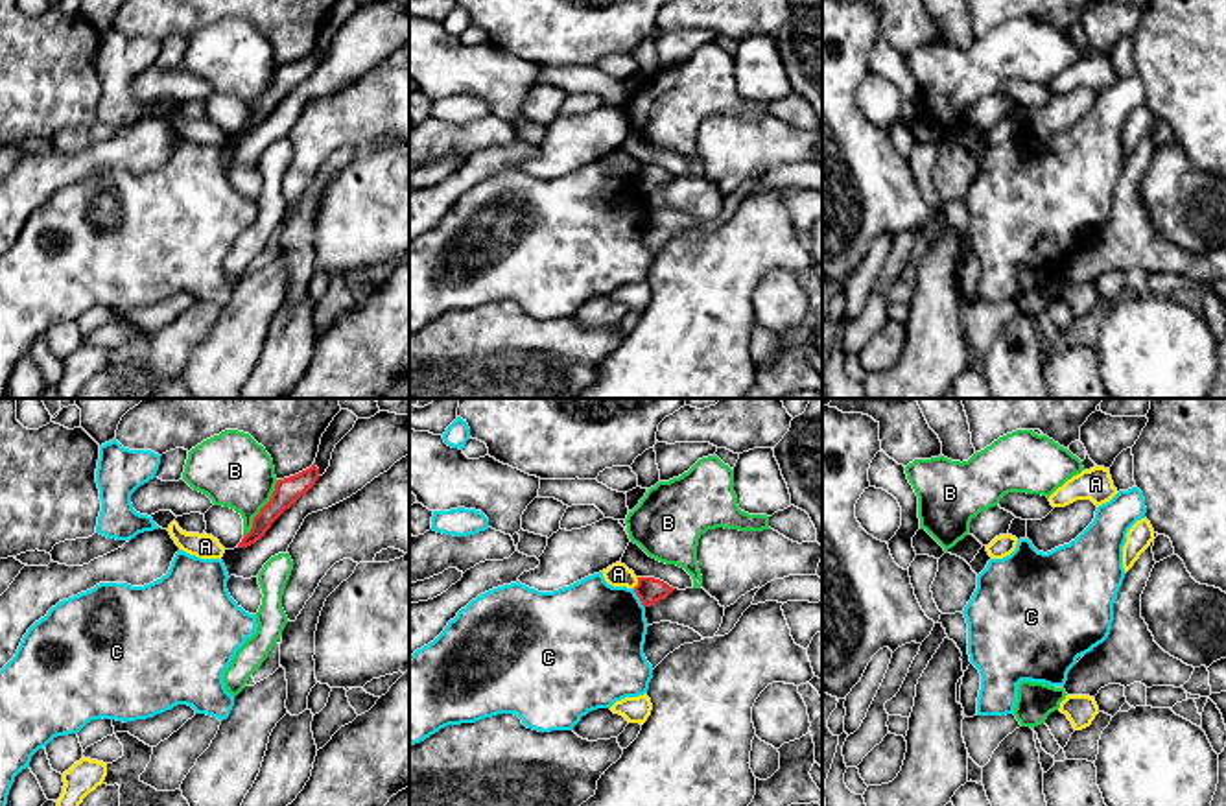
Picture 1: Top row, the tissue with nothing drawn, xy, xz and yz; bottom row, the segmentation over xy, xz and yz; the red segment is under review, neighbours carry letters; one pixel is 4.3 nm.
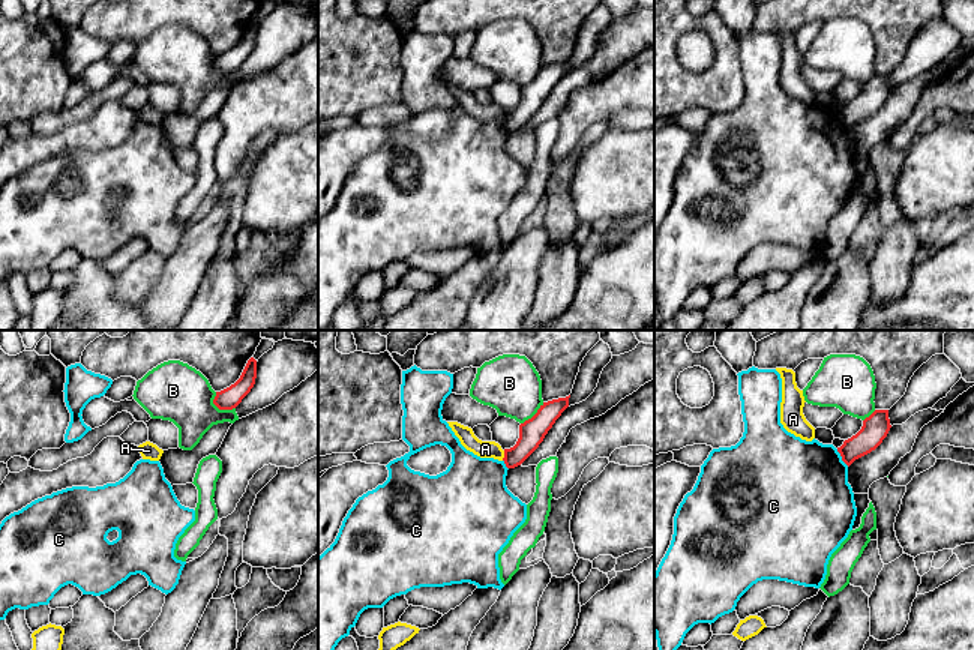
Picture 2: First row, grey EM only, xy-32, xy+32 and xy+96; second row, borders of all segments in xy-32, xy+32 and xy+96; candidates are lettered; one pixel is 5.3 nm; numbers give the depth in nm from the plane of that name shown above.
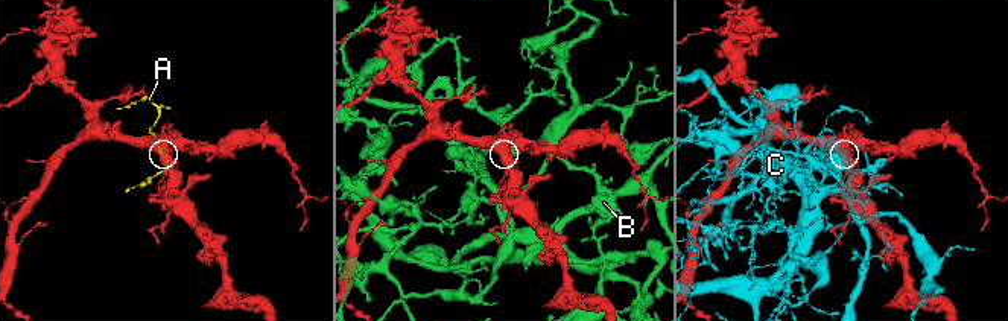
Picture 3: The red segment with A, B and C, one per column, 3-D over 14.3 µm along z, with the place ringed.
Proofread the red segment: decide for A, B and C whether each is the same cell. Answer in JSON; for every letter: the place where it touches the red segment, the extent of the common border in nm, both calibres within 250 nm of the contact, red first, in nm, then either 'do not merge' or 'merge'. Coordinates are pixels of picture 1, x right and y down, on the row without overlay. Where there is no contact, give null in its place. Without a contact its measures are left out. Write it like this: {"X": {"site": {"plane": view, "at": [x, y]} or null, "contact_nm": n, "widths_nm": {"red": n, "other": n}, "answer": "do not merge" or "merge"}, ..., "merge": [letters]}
{"A": {"site": {"plane": "xz", "at": [638, 170]}, "contact_nm": 50, "widths_nm": {"red": 120, "other": 100}, "answer": "do not merge"}, "B": {"site": {"plane": "xy", "at": [262, 94]}, "contact_nm": 300, "widths_nm": {"red": 110, "other": 320}, "answer": "do not merge"}, "C": {"site": {"plane": "xz", "at": [638, 183]}, "contact_nm": 100, "widths_nm": {"red": 120, "other": 440}, "answer": "do not merge"}, "merge": []}

